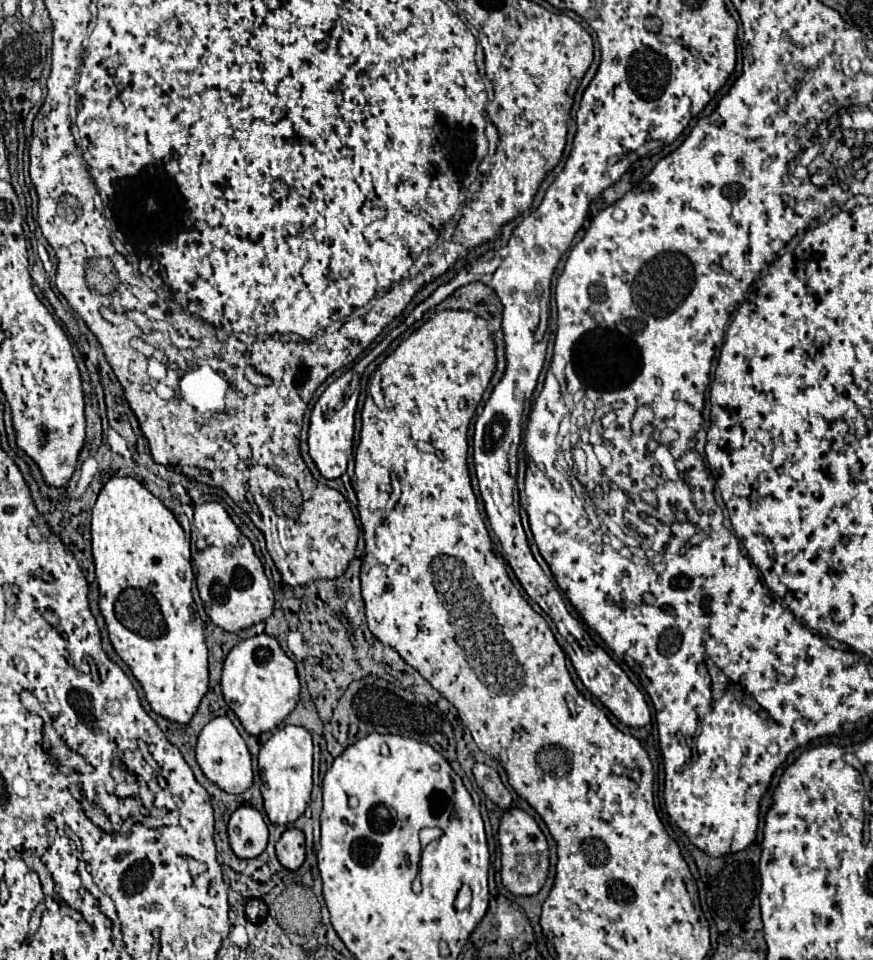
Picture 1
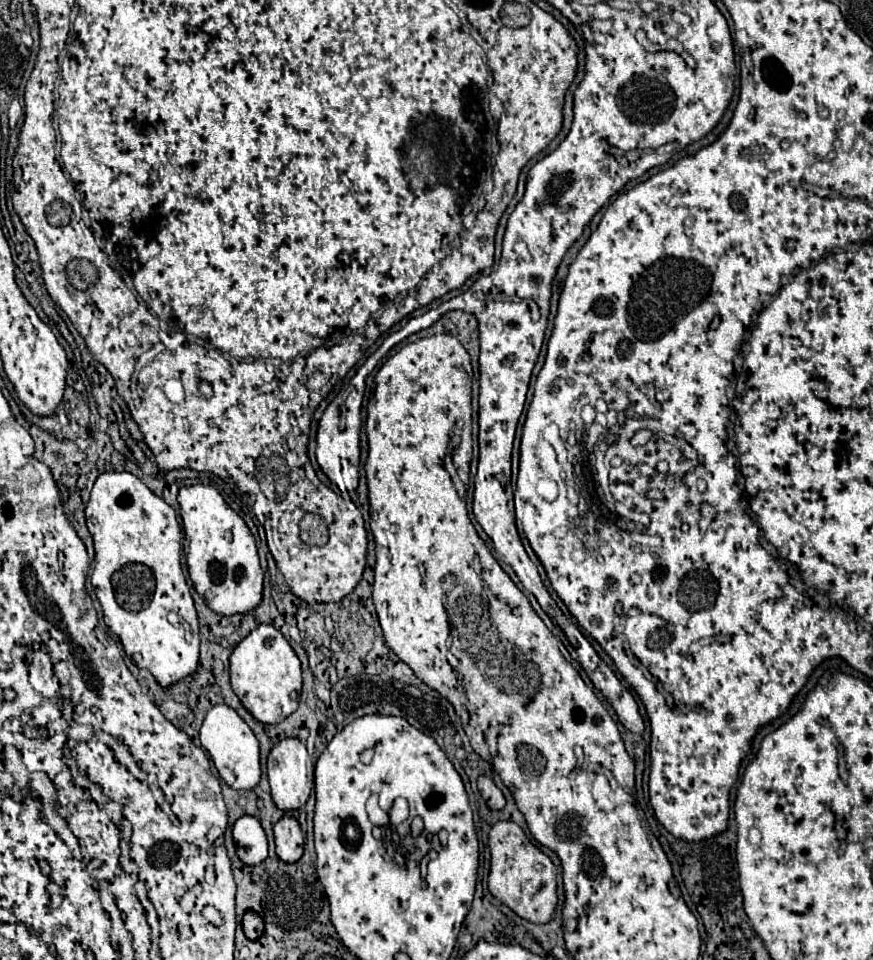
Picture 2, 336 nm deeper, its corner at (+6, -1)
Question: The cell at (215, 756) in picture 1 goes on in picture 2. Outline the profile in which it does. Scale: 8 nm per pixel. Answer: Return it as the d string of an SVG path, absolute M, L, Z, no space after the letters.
M217 704L213 706L199 730L199 740L201 746L209 752L211 760L215 762L219 776L235 790L251 790L259 784L261 780L261 766L259 766L259 742L251 728L239 718L239 714L227 706L227 704Z

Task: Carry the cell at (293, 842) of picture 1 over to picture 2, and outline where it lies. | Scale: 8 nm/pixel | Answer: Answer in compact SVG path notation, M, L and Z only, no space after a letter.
M283 816L277 824L275 824L275 844L277 844L277 856L283 862L297 862L303 854L303 832L301 826L295 818L291 816Z

